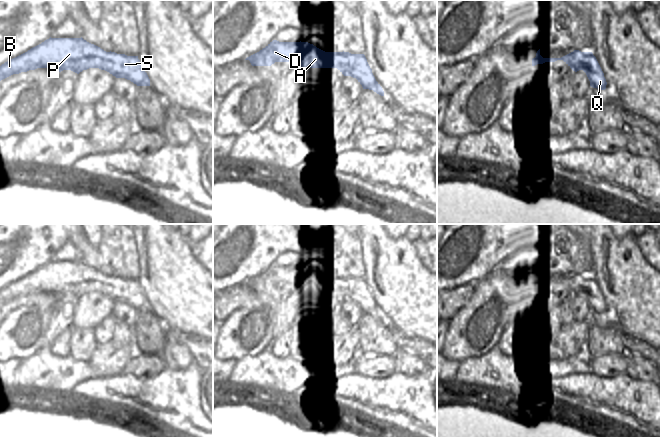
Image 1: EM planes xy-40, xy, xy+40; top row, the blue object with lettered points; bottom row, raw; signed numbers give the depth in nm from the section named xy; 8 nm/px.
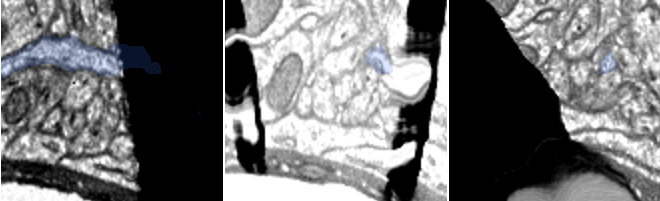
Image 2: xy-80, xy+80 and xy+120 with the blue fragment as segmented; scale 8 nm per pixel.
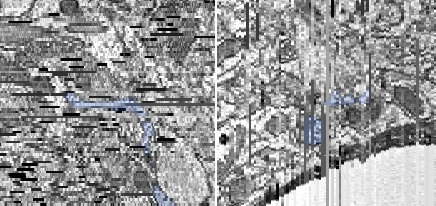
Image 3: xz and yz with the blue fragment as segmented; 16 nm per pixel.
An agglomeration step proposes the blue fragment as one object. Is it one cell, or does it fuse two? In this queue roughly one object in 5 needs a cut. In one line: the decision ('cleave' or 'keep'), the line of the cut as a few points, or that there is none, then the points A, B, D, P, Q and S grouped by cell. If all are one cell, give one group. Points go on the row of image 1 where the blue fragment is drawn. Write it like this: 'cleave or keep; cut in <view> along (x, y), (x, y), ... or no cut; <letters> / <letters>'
cleave; cut in xy+40 along (593, 55), (591, 70), (581, 69); A B D P S / Q

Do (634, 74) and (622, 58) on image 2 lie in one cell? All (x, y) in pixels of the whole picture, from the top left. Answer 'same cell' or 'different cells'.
same cell

